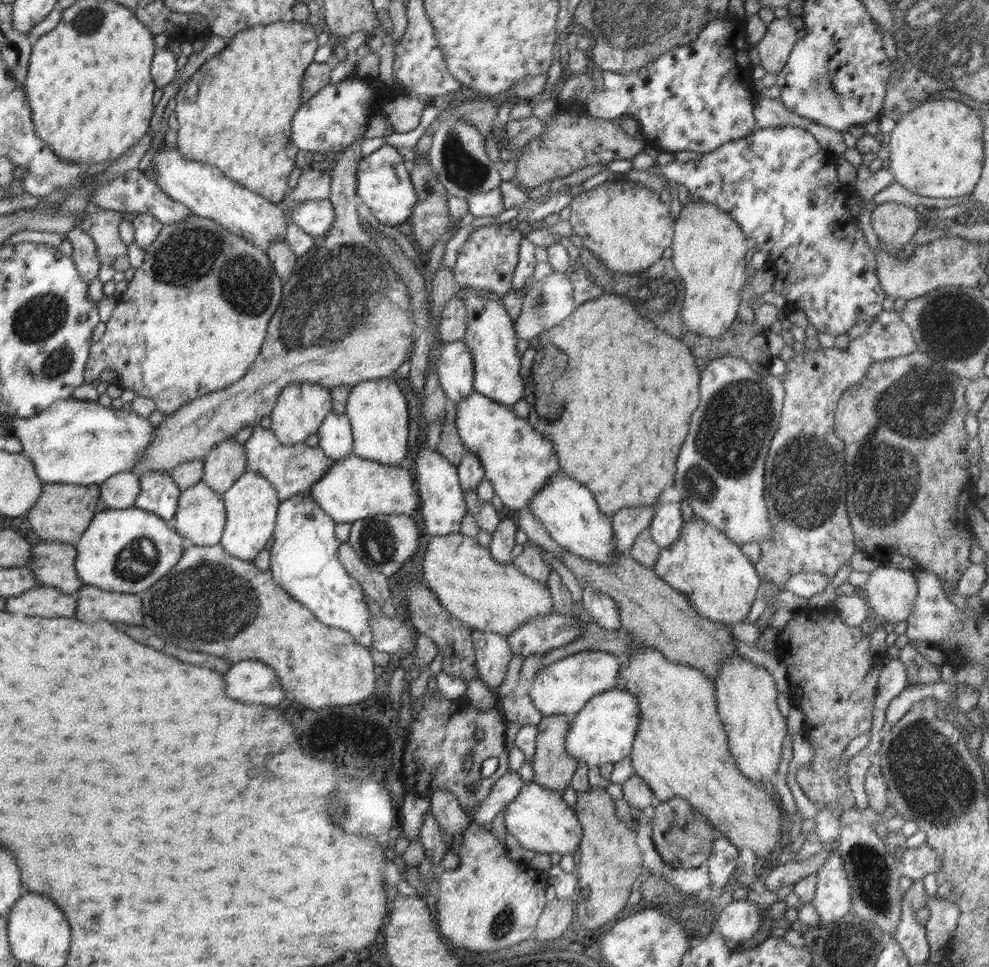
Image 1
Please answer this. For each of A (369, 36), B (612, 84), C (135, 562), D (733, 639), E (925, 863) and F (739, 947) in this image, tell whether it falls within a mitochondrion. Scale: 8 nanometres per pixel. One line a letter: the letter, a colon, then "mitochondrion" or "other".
A: other
B: other
C: mitochondrion
D: other
E: other
F: other

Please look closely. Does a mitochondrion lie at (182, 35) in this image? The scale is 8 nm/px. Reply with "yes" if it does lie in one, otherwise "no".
no

